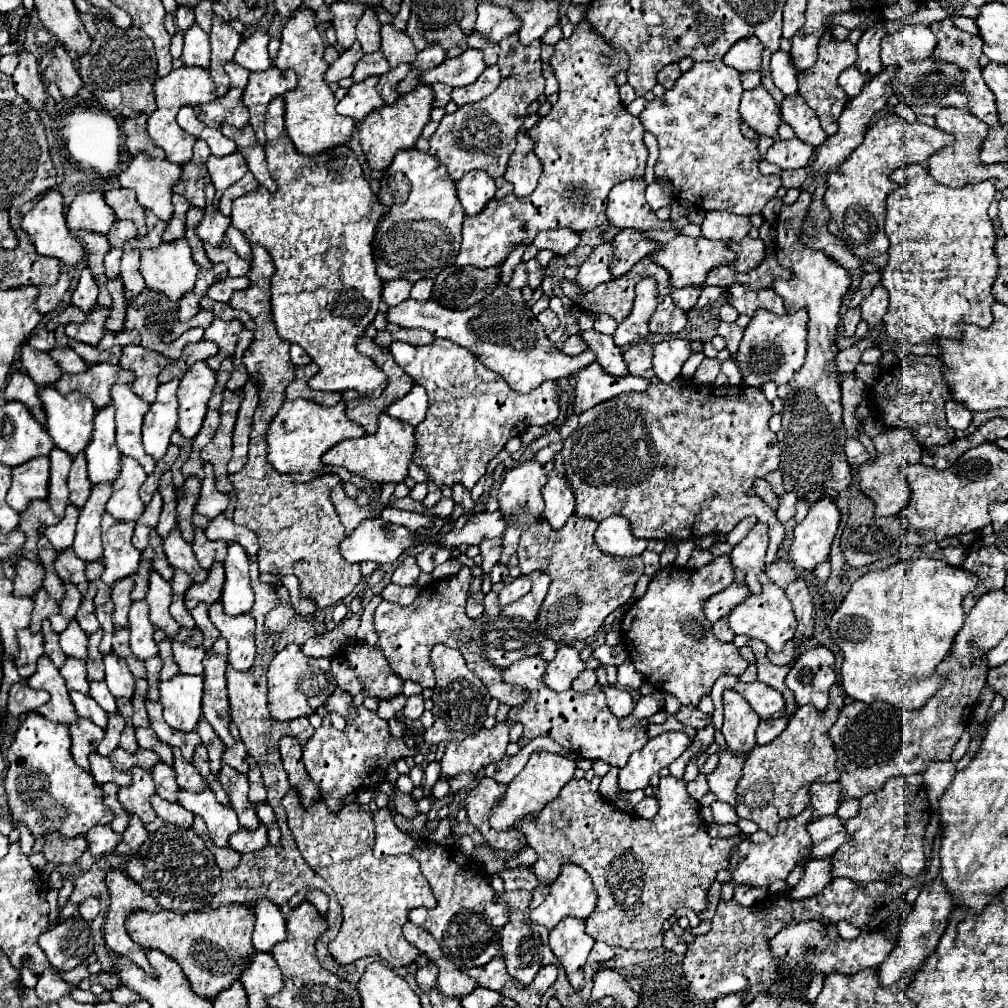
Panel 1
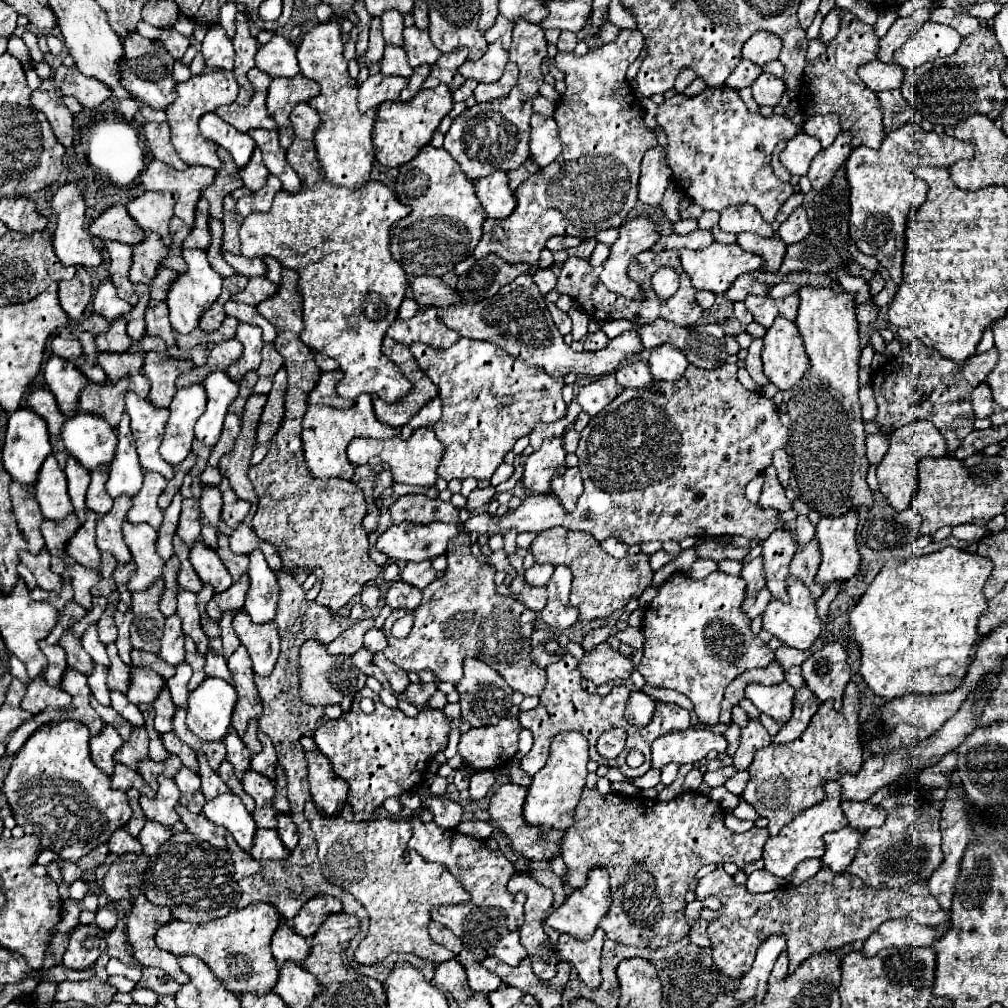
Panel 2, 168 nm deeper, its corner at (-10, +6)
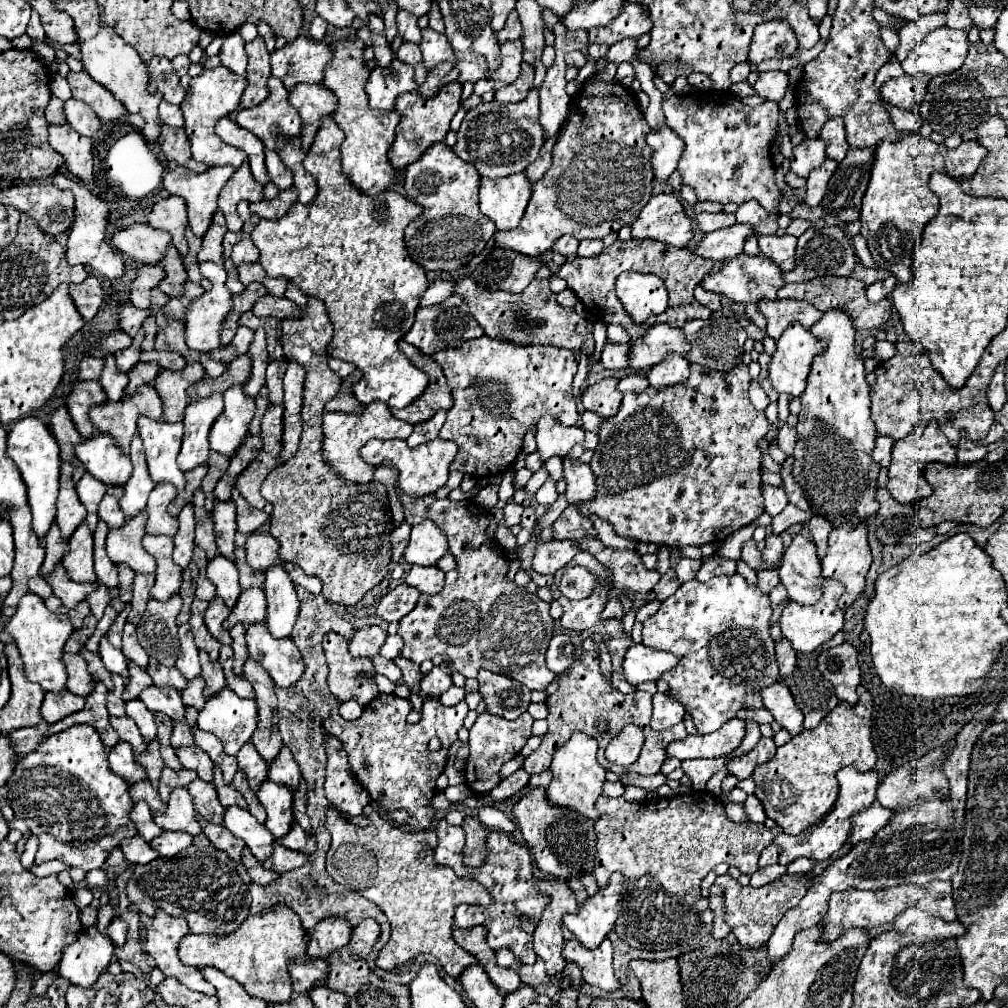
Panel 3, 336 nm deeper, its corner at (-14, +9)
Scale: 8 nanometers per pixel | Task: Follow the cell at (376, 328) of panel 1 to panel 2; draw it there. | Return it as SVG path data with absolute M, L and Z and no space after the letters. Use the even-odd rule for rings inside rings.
M404 299L404 301L402 301L402 307L398 309L398 319L410 319L410 317L414 317L418 307L420 307L420 305L418 305L414 299Z

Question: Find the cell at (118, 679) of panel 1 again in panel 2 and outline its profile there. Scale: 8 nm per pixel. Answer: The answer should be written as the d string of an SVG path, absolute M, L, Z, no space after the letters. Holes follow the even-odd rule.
M130 665L130 687L126 697L130 703L154 703L156 695L164 687L164 679L144 665Z

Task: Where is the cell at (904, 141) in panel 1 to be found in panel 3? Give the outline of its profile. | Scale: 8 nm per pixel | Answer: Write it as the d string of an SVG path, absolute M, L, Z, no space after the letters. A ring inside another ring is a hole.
M920 132L908 134L898 142L880 142L872 166L872 176L868 190L862 200L860 234L866 238L870 254L876 262L876 268L888 270L898 276L900 282L912 280L914 248L926 228L926 224L938 212L938 198L928 188L928 180L936 172L944 172L956 180L974 176L978 164L984 160L986 148L978 142L962 142L958 148L950 150L944 144L936 144L930 138L924 138Z

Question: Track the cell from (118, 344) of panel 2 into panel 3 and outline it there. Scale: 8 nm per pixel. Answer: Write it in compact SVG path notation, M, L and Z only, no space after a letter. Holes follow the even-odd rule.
M140 330L138 332L138 336L132 340L132 346L130 348L126 348L126 350L120 350L120 352L116 352L114 356L116 356L116 362L118 362L118 370L120 372L130 372L130 368L134 368L134 364L138 364L140 362L140 352L142 352L142 348L140 348L140 344L142 344L142 340L144 340L144 332Z

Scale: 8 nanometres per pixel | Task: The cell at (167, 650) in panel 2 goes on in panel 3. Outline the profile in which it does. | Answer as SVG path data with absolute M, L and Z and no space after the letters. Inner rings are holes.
M190 624L180 626L178 636L180 636L182 652L180 652L180 658L176 662L176 668L182 672L182 676L186 680L194 680L202 674L202 670L200 670L200 662L198 662L198 648L196 648L194 636L190 632Z

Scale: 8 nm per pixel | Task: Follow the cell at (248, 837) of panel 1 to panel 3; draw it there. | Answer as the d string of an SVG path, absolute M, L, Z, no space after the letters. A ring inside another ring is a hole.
M274 844L274 854L262 864L266 870L274 870L278 874L282 872L290 872L294 868L300 868L302 864L306 864L308 856L302 852L290 852L288 848L282 848L282 844Z

